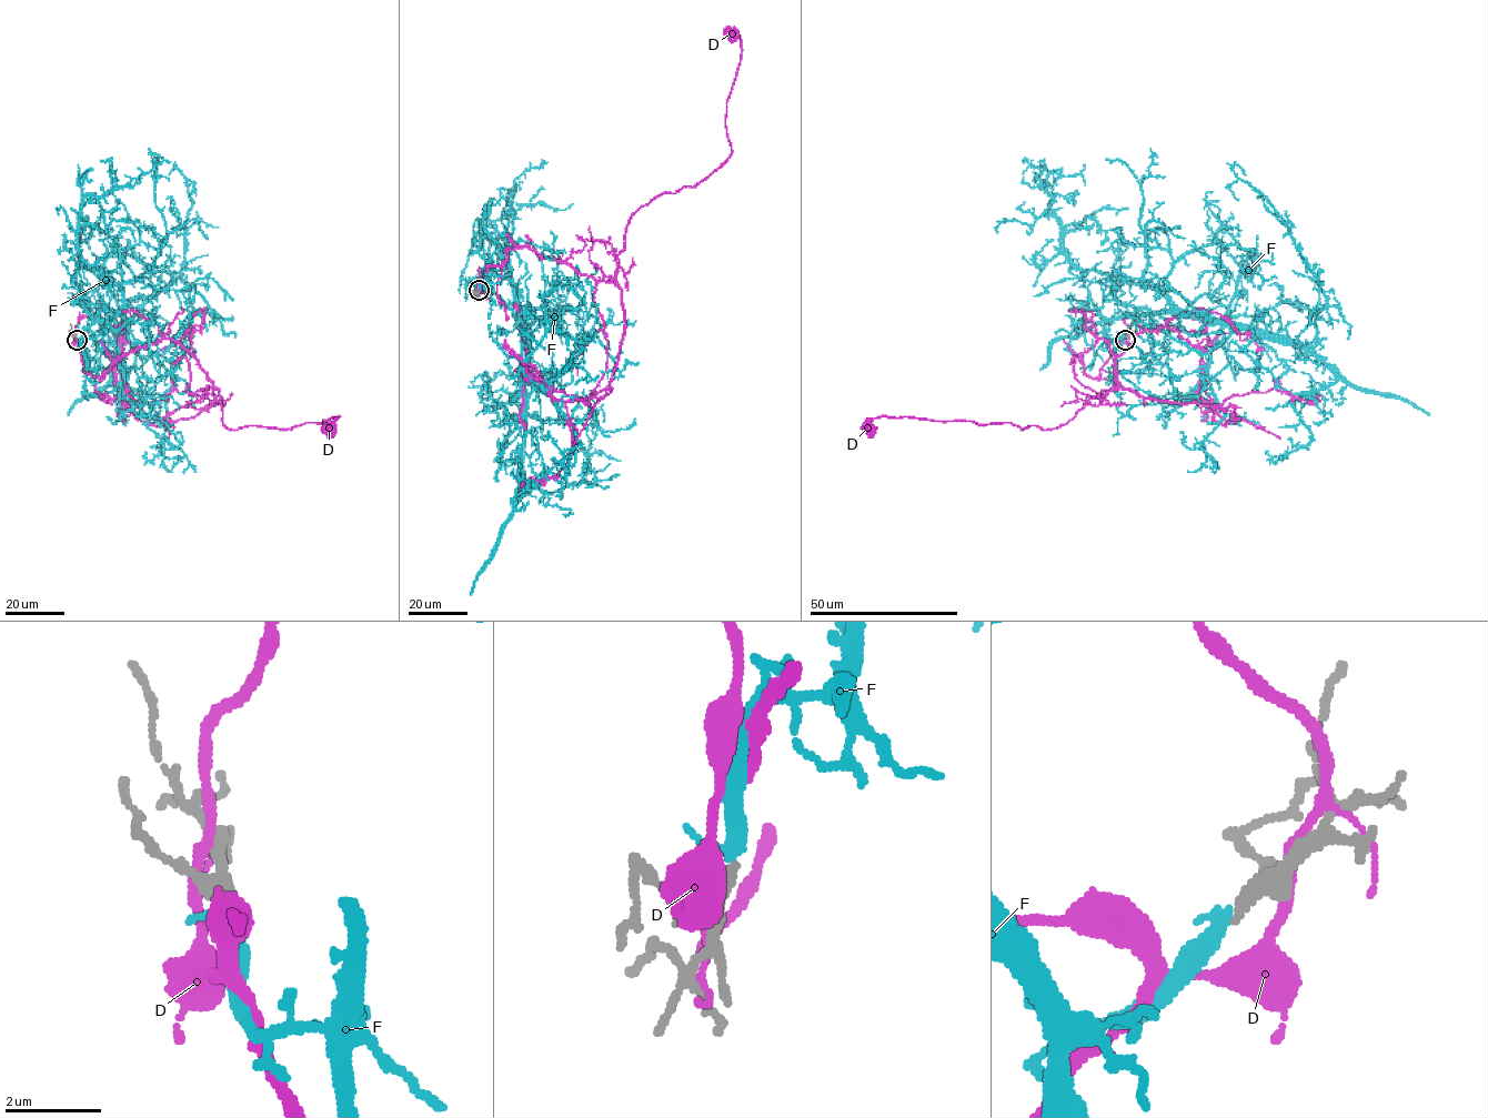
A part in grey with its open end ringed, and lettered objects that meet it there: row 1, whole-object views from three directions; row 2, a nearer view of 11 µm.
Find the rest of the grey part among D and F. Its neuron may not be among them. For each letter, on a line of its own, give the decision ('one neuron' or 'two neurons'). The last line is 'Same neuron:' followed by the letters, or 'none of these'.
D: two neurons
F: one neuron
Same neuron: F

